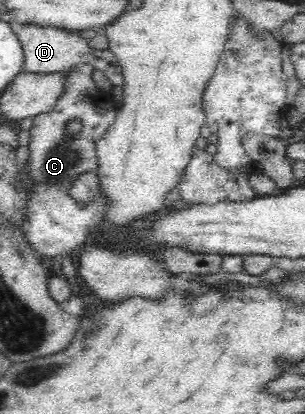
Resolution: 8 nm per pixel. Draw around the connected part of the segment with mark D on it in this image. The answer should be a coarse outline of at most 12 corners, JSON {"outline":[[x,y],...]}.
{"outline":[[21,26],[22,71],[55,74],[86,63],[112,87],[123,71],[109,49],[77,32]]}

